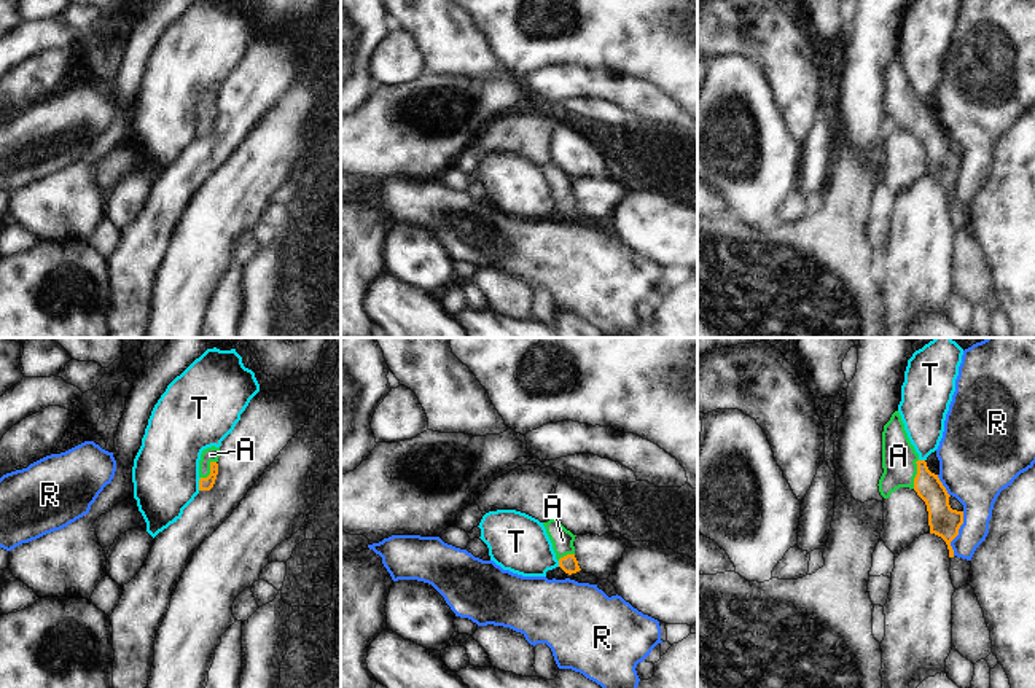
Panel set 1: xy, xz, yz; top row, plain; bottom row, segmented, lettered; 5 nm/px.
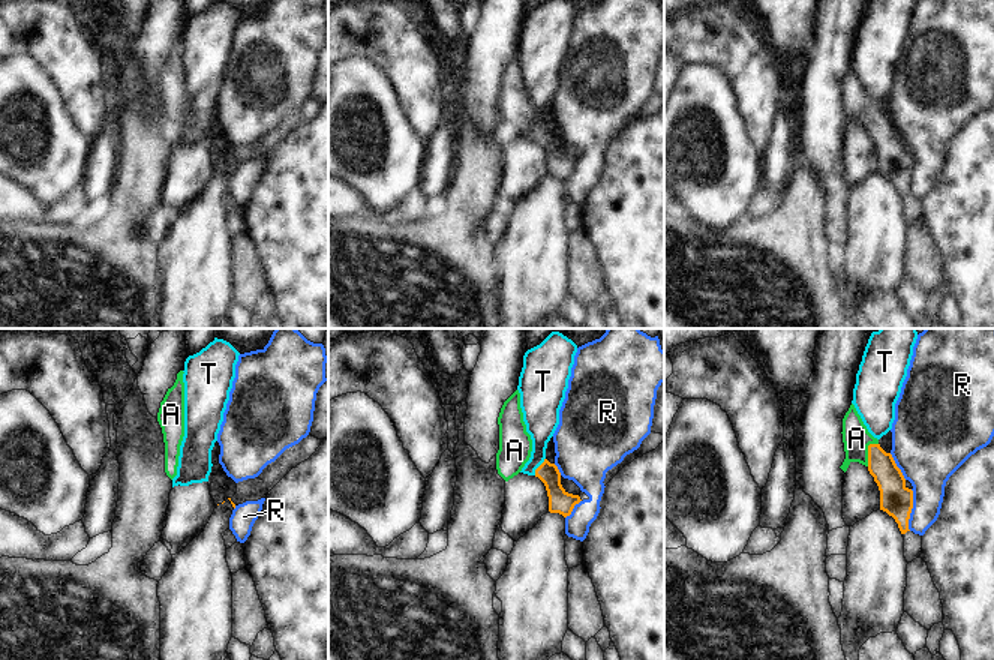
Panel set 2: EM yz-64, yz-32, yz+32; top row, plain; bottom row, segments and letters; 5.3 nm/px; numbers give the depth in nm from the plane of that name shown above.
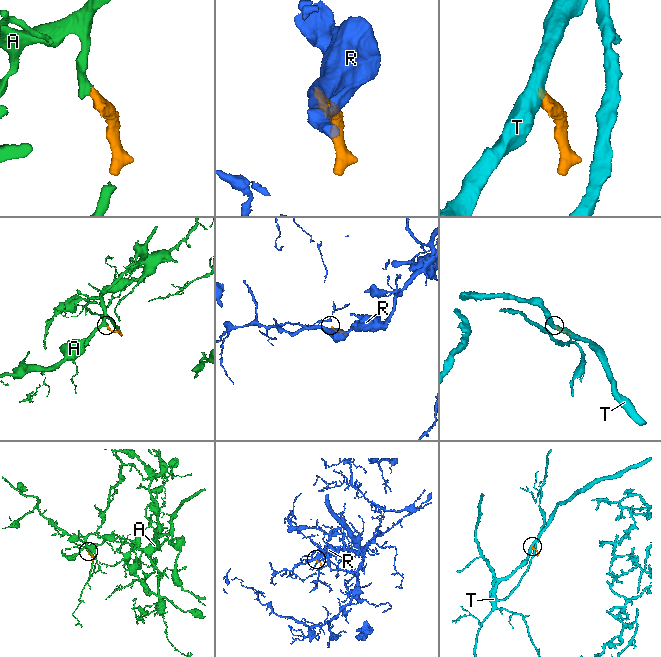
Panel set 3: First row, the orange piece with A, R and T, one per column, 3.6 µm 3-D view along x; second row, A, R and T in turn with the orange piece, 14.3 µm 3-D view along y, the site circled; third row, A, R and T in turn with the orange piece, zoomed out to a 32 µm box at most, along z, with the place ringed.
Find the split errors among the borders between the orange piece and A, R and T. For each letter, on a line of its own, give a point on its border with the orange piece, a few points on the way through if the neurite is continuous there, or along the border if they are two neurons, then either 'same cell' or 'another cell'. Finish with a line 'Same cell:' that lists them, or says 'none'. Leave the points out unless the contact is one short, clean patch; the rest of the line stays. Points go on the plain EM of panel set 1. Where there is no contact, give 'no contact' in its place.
A: contact yz (917, 117); way yz (927, 128), (917, 117), (898, 99); same cell
R: contact yz (957, 177); another cell
T: contact xy (199, 128); border xy (201, 121), (198, 132); another cell
Same cell: A

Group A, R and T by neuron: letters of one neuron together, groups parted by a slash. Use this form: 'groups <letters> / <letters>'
groups A / R / T

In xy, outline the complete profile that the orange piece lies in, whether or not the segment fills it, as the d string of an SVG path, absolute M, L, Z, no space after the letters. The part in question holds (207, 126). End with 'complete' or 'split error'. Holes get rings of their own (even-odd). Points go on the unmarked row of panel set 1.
M207 91L201 97L199 104L199 134L210 134L218 118L220 91Z; split error

